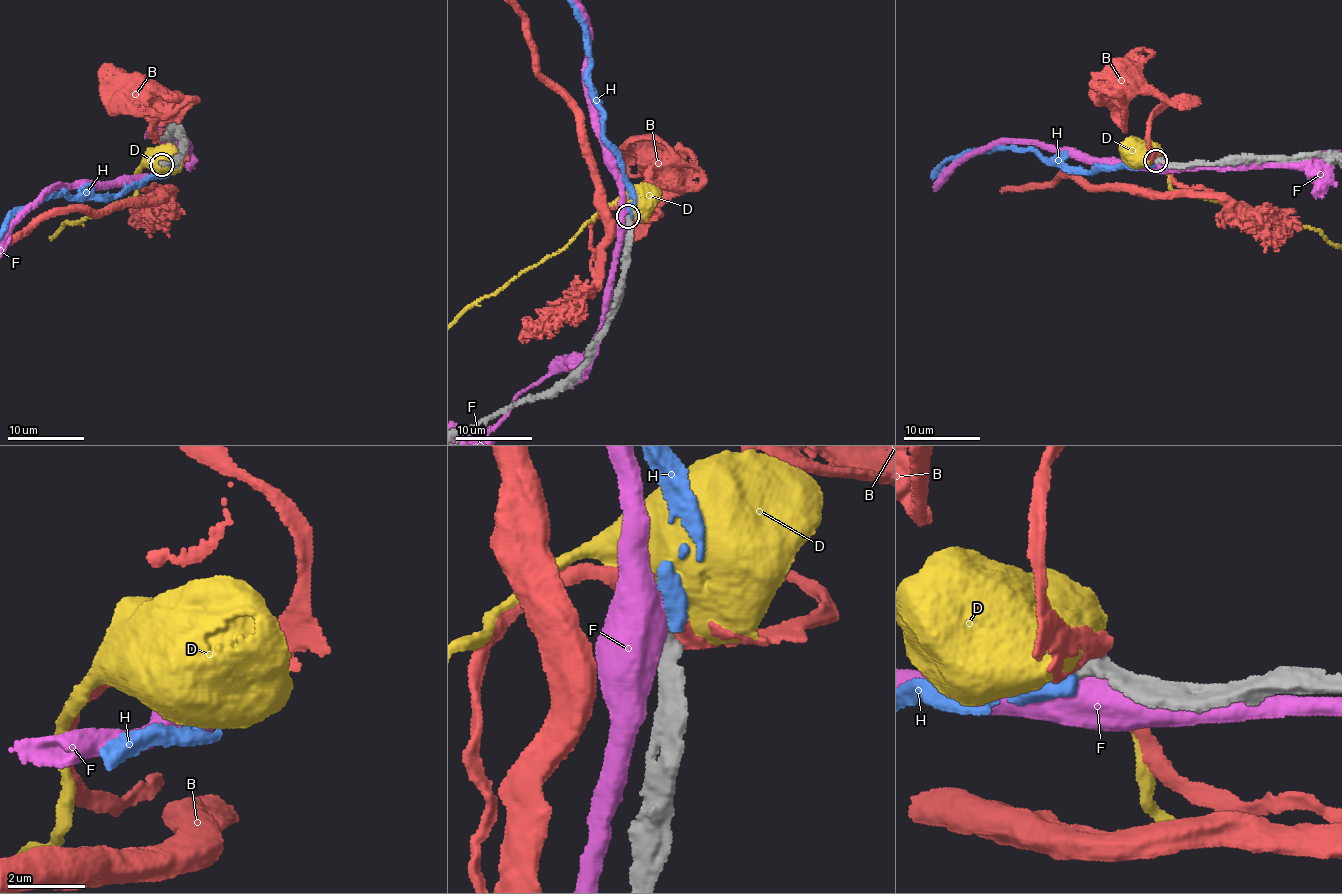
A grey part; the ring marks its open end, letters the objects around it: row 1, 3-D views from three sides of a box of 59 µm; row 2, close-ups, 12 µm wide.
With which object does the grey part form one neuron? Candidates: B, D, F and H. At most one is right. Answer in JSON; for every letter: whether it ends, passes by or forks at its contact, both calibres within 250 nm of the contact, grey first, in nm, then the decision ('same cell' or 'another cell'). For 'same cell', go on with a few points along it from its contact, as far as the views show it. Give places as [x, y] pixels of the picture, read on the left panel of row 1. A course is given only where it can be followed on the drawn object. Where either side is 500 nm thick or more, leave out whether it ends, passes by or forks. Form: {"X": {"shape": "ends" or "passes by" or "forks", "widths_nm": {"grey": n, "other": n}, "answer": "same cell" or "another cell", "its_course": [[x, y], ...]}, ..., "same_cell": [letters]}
{"B": {"shape": "forks", "widths_nm": {"grey": 480, "other": 320}, "answer": "another cell"}, "D": {"widths_nm": {"grey": 440, "other": 900}, "answer": "another cell"}, "F": {"widths_nm": {"grey": 440, "other": 700}, "answer": "another cell"}, "H": {"shape": "ends", "widths_nm": {"grey": 440, "other": 480}, "answer": "another cell"}, "same_cell": []}

